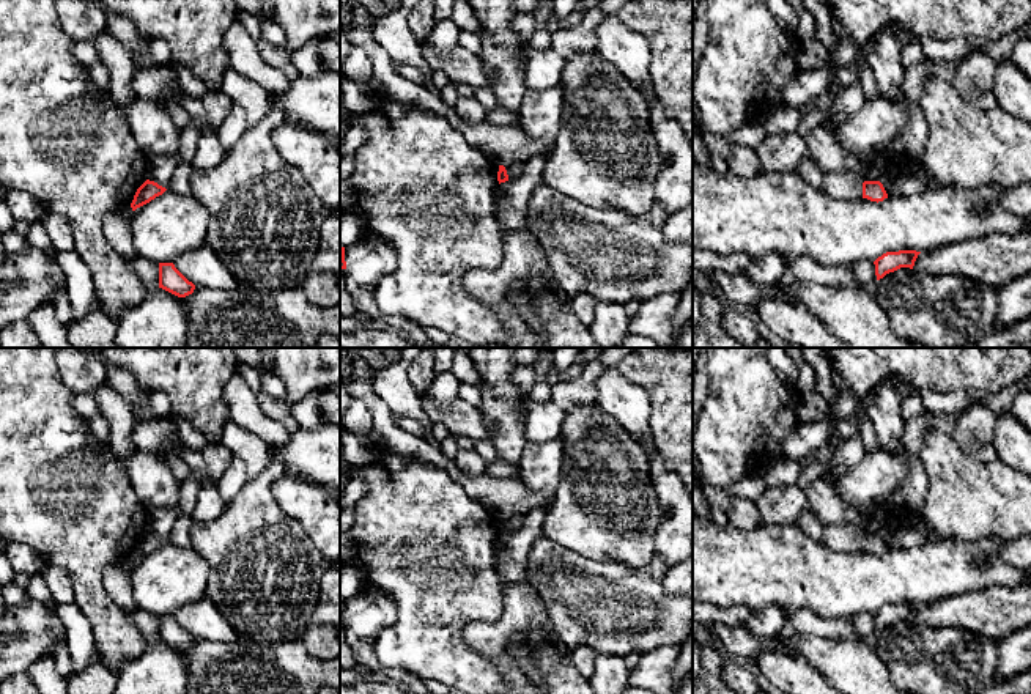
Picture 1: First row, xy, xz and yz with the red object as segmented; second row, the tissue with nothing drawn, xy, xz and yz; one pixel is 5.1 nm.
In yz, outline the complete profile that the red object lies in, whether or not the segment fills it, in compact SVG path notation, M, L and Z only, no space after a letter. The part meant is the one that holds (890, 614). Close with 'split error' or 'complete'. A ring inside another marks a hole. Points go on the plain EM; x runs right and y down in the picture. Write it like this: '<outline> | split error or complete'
M899 603L883 606L874 614L877 633L883 631L886 626L894 625L900 620L913 622L919 606L921 604L916 603Z | complete

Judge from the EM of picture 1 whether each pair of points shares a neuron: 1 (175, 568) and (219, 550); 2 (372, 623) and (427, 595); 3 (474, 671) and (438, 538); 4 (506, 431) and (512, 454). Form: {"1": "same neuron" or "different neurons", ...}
{"1": "different neurons", "2": "different neurons", "3": "same neuron", "4": "same neuron"}

